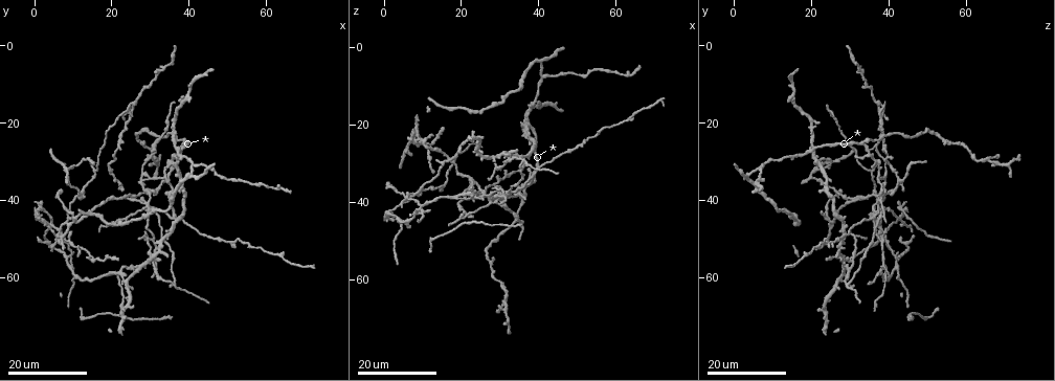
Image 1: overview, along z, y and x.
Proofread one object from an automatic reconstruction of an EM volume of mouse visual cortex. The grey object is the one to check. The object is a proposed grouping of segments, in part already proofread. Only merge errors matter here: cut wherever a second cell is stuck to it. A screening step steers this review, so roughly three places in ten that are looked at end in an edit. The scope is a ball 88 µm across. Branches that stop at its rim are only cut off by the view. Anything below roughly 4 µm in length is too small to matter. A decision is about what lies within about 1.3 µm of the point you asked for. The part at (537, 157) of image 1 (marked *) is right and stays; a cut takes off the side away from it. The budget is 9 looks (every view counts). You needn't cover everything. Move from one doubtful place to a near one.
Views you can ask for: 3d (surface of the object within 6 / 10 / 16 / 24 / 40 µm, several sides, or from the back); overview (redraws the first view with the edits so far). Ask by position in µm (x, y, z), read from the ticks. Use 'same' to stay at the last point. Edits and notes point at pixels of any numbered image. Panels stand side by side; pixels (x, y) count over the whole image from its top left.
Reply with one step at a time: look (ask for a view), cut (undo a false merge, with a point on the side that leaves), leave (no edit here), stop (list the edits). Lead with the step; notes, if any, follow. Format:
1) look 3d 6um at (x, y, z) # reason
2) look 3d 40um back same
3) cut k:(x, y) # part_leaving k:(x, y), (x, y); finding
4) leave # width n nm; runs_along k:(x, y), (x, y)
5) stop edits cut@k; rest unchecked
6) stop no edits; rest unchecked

look 3d 16um at (34.5, 34.5, 36.5) # arms part here

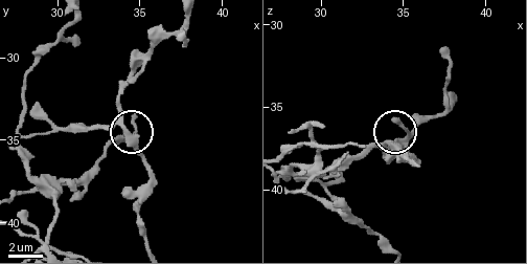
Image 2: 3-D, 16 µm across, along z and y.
look 3d 6um at (33.7, 34.0, 37.2)

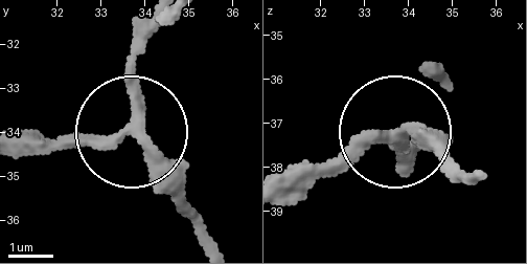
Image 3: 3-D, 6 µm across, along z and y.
leave # side_arm 14 um; continuous, no second cell

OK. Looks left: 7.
look 3d 24um at (25.0, 15.0, 37.5) # arms part here

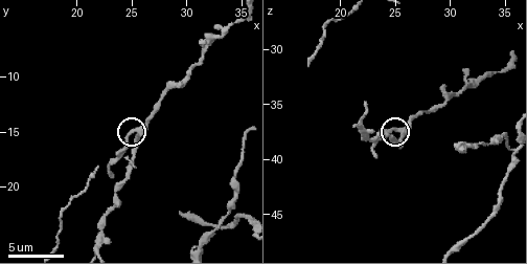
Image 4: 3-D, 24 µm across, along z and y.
look 3d 10um at (25.6, 14.8, 37.2) # closer look

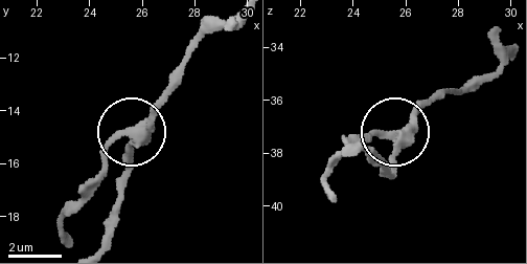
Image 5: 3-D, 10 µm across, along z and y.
leave # arms 3; runs_along 5:(102, 244), (129, 132), (111, 142), (79, 188); all the same cell

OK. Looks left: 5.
look 3d 16um at (9.0, 57.5, 42.0) # looks like a crossing

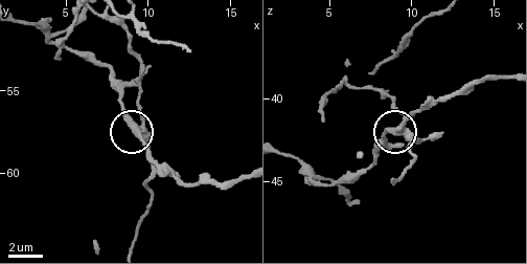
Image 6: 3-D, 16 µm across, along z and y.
look 3d 6um at (9.4, 57.7, 41.8)

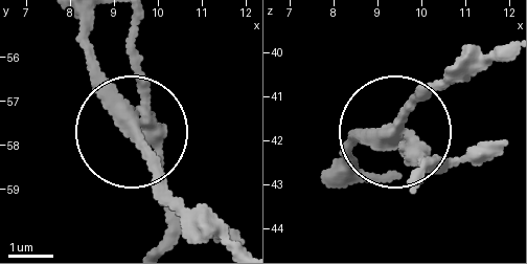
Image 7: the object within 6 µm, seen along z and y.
look 3d 6um back at (9.55, 57.55, 41.95)

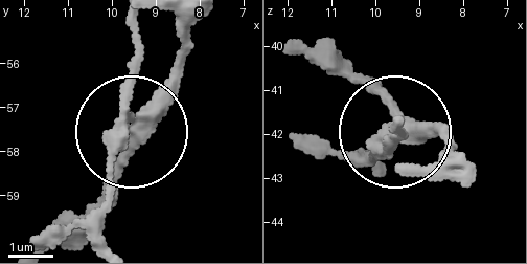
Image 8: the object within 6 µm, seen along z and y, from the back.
cut 8:(110, 181) # arms 4; a second cell is stuck on

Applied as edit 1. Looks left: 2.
stop edits cut@8; rest unchecked

